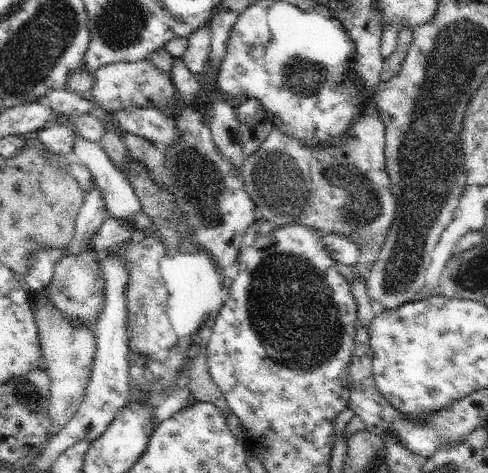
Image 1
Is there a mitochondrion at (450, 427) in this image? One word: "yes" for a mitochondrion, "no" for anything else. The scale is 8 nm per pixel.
yes

